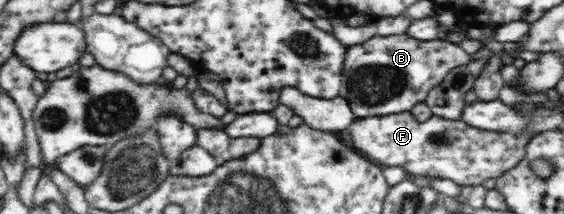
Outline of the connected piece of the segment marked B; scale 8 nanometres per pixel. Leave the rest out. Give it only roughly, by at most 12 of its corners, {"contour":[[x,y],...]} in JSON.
{"contour":[[373,35],[346,49],[340,96],[357,119],[411,111],[459,44]]}

